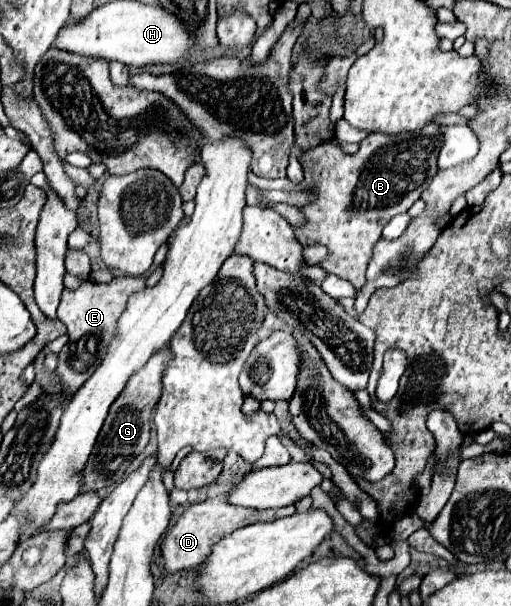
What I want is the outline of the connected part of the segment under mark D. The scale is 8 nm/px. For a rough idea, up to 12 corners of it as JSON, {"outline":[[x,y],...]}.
{"outline":[[228,493],[190,505],[164,535],[168,573],[196,569],[214,543],[292,513],[246,509]]}

